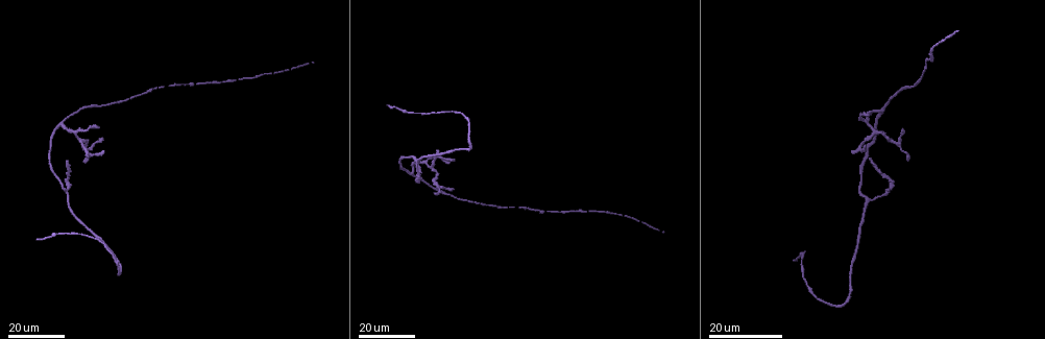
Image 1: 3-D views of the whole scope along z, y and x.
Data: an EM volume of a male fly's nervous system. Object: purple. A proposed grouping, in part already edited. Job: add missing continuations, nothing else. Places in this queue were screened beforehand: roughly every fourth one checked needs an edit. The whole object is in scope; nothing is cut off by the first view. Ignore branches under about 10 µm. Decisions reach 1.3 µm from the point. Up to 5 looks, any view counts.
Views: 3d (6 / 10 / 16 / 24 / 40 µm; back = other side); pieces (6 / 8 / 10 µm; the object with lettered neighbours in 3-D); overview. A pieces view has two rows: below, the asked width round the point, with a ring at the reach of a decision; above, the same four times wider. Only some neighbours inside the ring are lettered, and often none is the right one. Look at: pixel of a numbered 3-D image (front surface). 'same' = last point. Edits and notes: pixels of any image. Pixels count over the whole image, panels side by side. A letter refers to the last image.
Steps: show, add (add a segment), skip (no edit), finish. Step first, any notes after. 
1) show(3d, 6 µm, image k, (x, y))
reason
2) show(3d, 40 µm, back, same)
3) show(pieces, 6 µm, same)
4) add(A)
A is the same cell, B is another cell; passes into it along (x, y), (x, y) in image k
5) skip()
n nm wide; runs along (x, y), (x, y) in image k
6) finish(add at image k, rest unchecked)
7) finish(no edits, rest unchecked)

show(3d, 24 µm, image 1, (955, 29))
end of a long branch

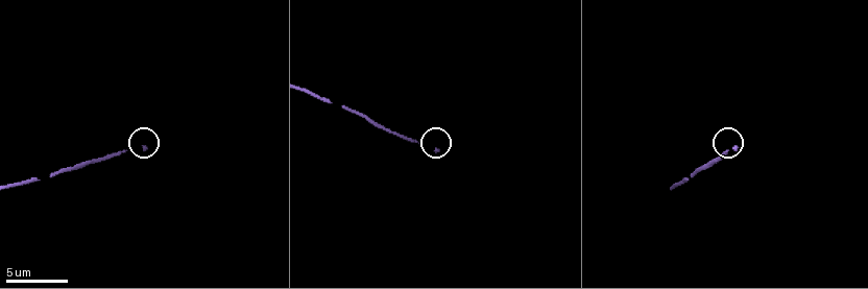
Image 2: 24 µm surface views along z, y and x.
show(pieces, 10 µm, image 2, (736, 146))

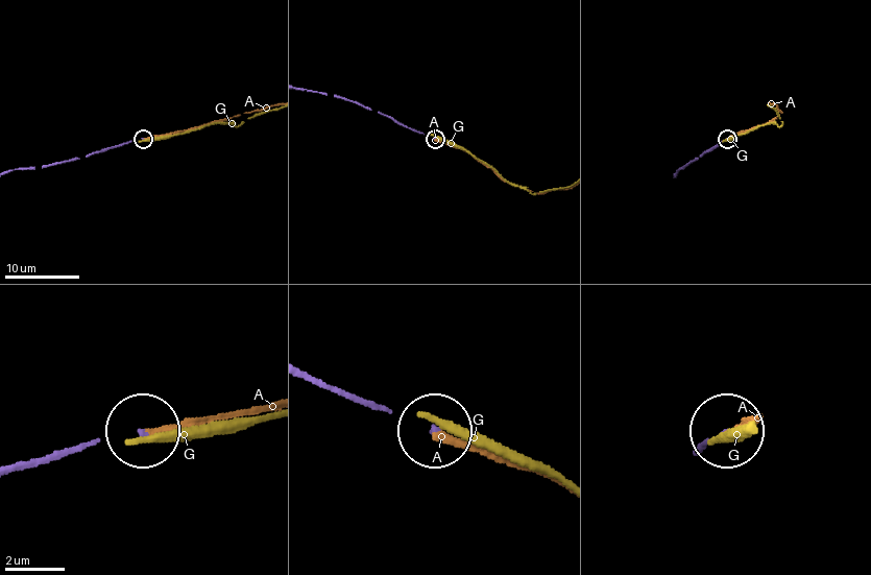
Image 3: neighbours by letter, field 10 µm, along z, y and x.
add(A)
A is the same cell, G is another cell; passes into it along (32, 460), (269, 408) in image 3; the neuron continues

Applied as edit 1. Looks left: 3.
show(overview)
redraw

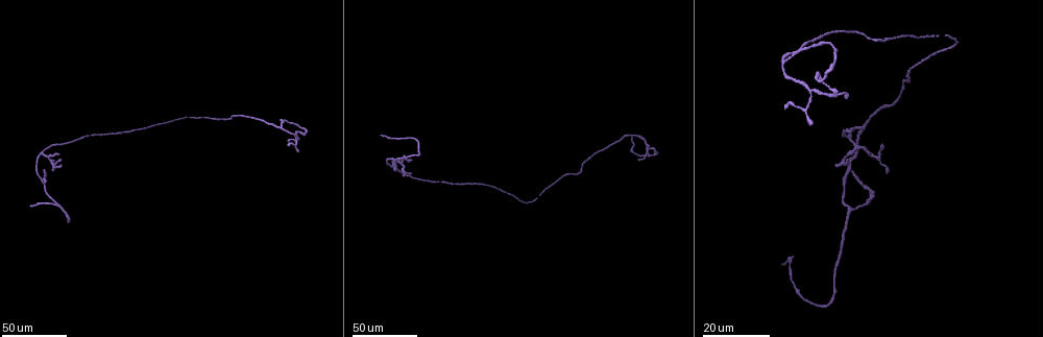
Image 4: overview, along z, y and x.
show(3d, 24 µm, image 4, (852, 132))
free end

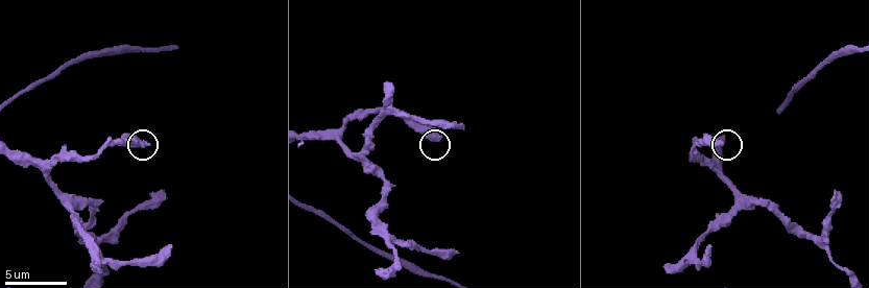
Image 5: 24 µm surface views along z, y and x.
show(pieces, 6 µm, image 5, (147, 144))

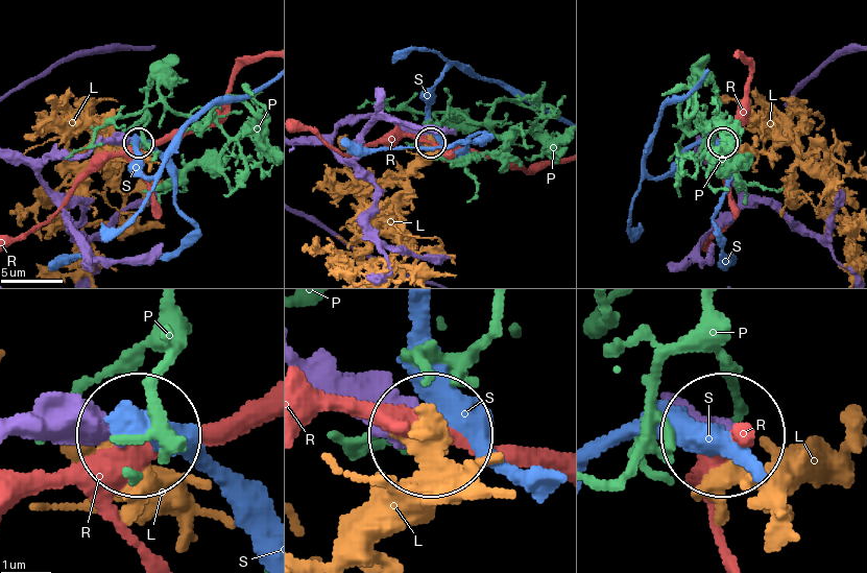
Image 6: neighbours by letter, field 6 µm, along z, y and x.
skip()
420 nm wide; L, P, R and S are other cells; no lettered segment goes on from it

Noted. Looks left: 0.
finish(add at image 3, rest unchecked)

